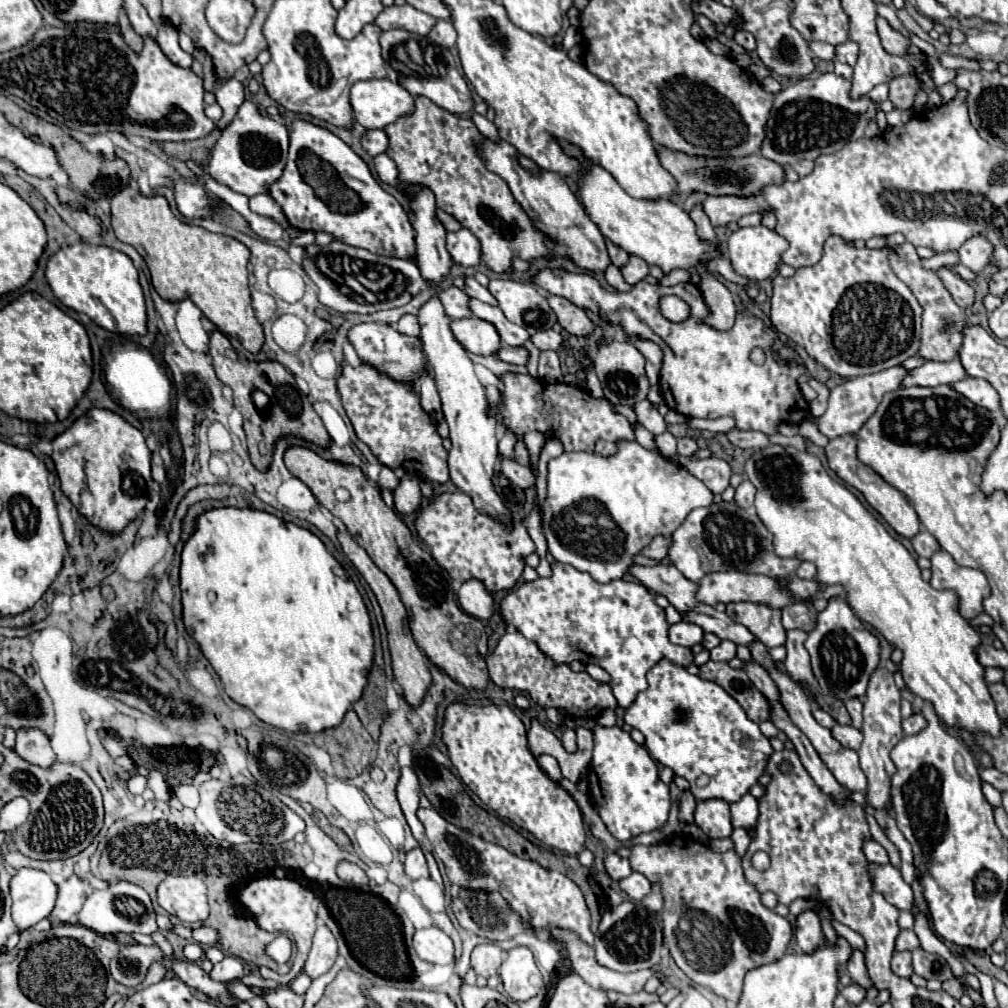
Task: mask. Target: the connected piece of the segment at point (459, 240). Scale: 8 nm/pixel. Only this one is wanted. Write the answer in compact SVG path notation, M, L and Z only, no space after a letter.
M459 229L455 233L447 233L447 251L453 261L465 267L473 267L481 263L481 247L479 239L469 229Z

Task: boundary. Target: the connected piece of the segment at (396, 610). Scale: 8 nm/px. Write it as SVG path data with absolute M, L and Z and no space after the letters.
M339 527L337 529L337 539L341 543L341 549L343 553L351 559L351 563L357 567L357 571L363 575L363 579L369 583L371 591L375 593L379 605L381 605L381 611L383 611L383 619L385 619L385 627L387 627L387 643L389 643L389 653L391 653L391 661L393 661L393 675L397 679L397 683L401 685L403 689L403 697L407 699L409 705L417 707L427 691L427 687L431 685L431 673L427 669L427 661L425 661L425 655L423 651L417 647L417 643L413 641L411 637L411 631L409 631L409 621L407 621L407 611L399 599L399 593L395 589L395 585L389 581L389 577L371 561L371 557L365 553L363 547L357 545L357 541L343 529Z

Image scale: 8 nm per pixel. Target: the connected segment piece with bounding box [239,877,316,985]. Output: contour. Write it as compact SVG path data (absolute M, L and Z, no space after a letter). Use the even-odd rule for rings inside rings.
M259 877L251 881L247 887L241 889L239 901L247 907L247 911L253 915L257 925L263 931L279 931L279 933L291 933L297 943L297 957L293 961L293 967L287 975L273 977L281 985L287 985L293 977L297 977L303 971L305 959L311 949L311 939L315 933L315 913L313 913L314 899L316 895L309 889L303 887L299 881L293 879L277 879L277 877Z

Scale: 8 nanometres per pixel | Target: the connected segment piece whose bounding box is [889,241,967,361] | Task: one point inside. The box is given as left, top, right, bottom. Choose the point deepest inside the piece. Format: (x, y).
(943, 319)

